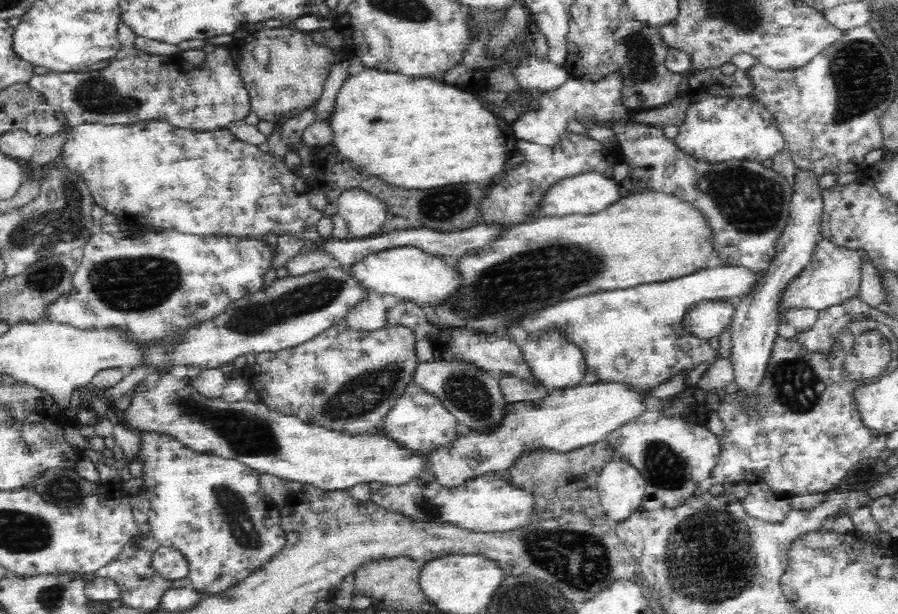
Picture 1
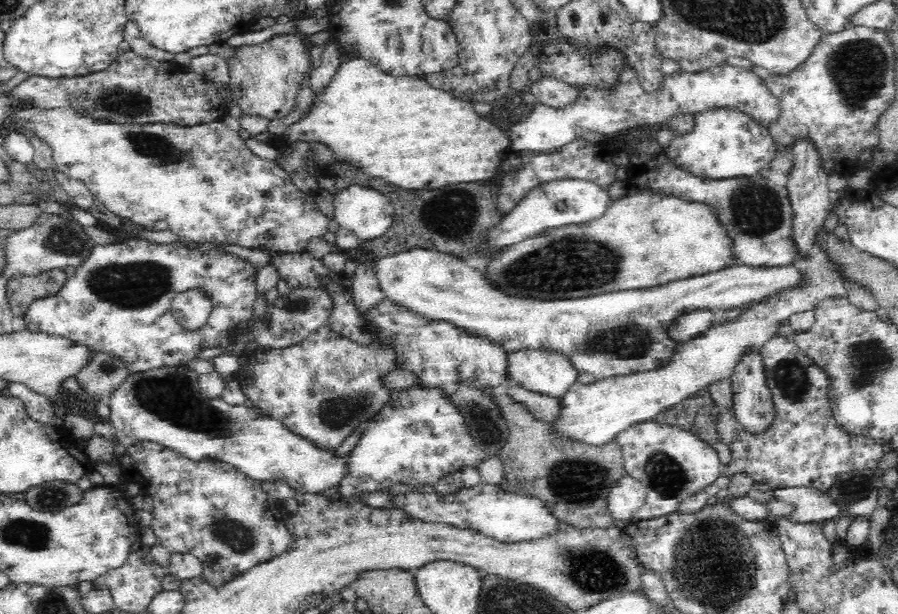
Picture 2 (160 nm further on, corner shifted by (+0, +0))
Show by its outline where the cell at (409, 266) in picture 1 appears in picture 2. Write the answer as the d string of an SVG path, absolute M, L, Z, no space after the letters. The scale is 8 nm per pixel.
M410 248L410 250L373 258L371 265L386 299L420 316L434 320L447 320L456 326L467 328L476 335L487 336L494 343L502 345L509 353L520 349L539 348L556 349L556 351L568 353L576 370L594 375L596 381L660 370L668 366L679 346L679 341L668 335L668 328L683 313L688 313L695 308L710 309L719 313L732 308L745 310L760 302L764 297L795 285L799 279L799 270L794 264L758 268L731 264L720 270L708 272L704 276L673 280L650 288L608 292L608 294L596 294L596 296L572 298L572 300L518 300L518 298L508 298L507 294L498 292L491 284L488 284L480 272L466 266L464 260L444 254L444 252L432 252L426 248Z

